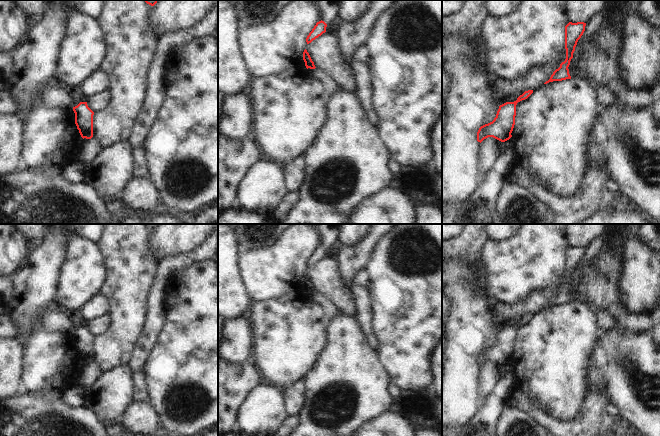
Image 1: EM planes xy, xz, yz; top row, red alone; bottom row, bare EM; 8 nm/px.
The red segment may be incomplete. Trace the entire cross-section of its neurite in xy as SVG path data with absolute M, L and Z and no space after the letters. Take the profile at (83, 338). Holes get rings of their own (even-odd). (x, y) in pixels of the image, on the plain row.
M80 326L73 331L75 337L75 348L81 361L91 363L93 361L93 339L94 336L88 331L87 326Z

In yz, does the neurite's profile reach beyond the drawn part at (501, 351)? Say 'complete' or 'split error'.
complete

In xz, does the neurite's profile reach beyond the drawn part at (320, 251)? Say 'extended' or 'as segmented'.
extended

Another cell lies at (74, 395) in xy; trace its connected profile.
M69 384L62 392L62 400L65 404L73 408L81 408L85 406L85 398L87 391L79 384Z

